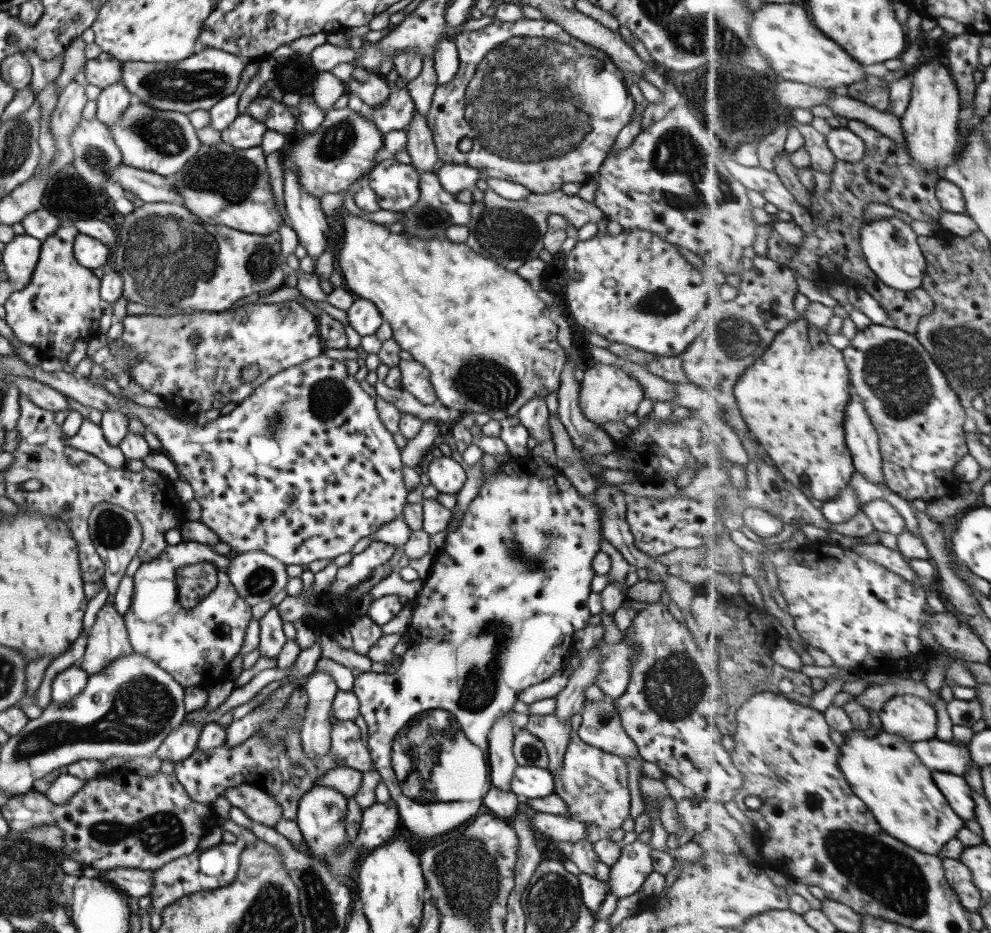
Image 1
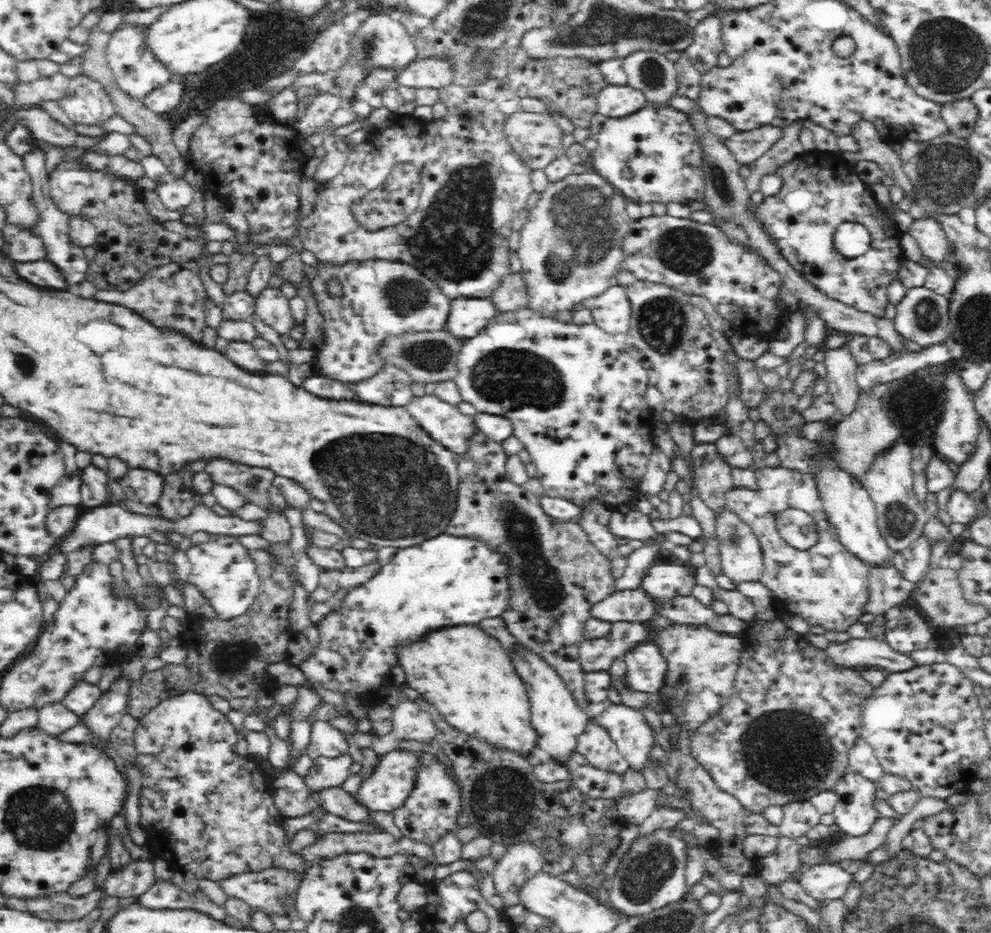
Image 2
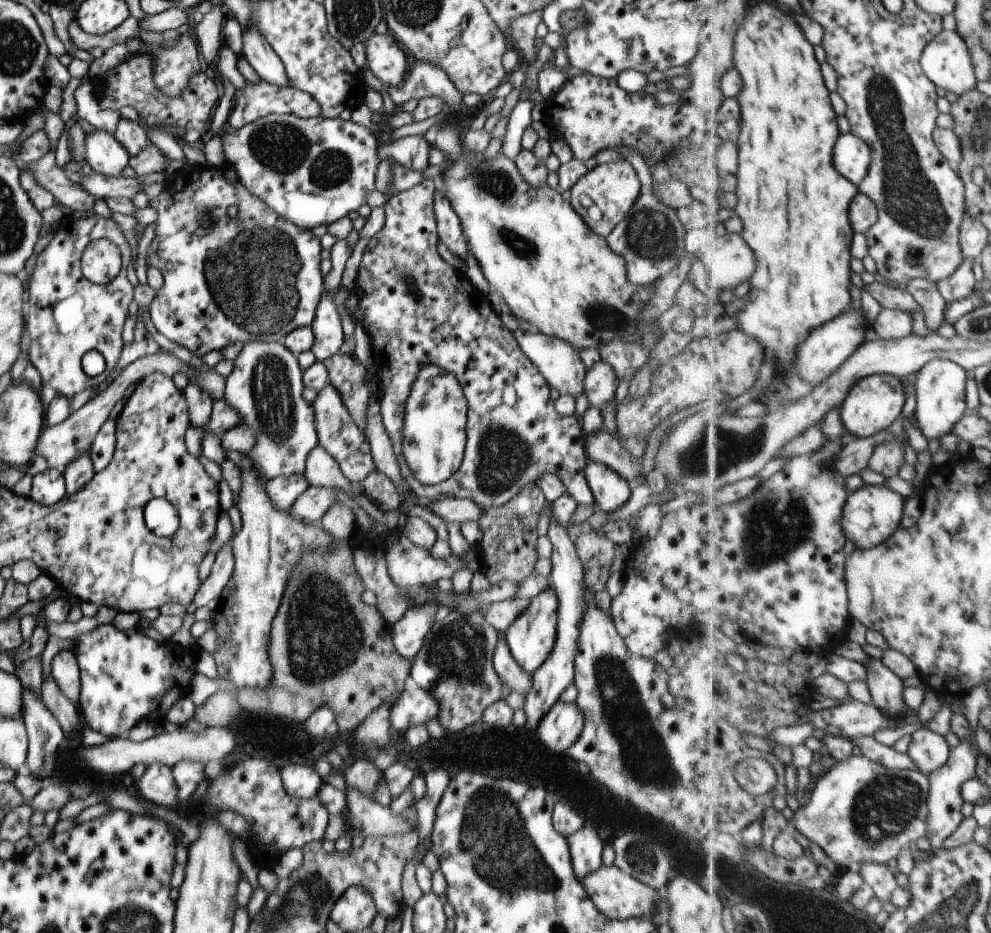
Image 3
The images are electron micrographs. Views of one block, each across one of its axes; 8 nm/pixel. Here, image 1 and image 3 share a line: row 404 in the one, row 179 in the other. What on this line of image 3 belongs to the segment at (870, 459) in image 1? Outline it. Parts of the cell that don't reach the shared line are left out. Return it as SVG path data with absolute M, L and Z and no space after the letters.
M853 132L839 138L839 146L835 148L835 164L843 170L843 176L859 187L867 177L872 164L870 146Z

